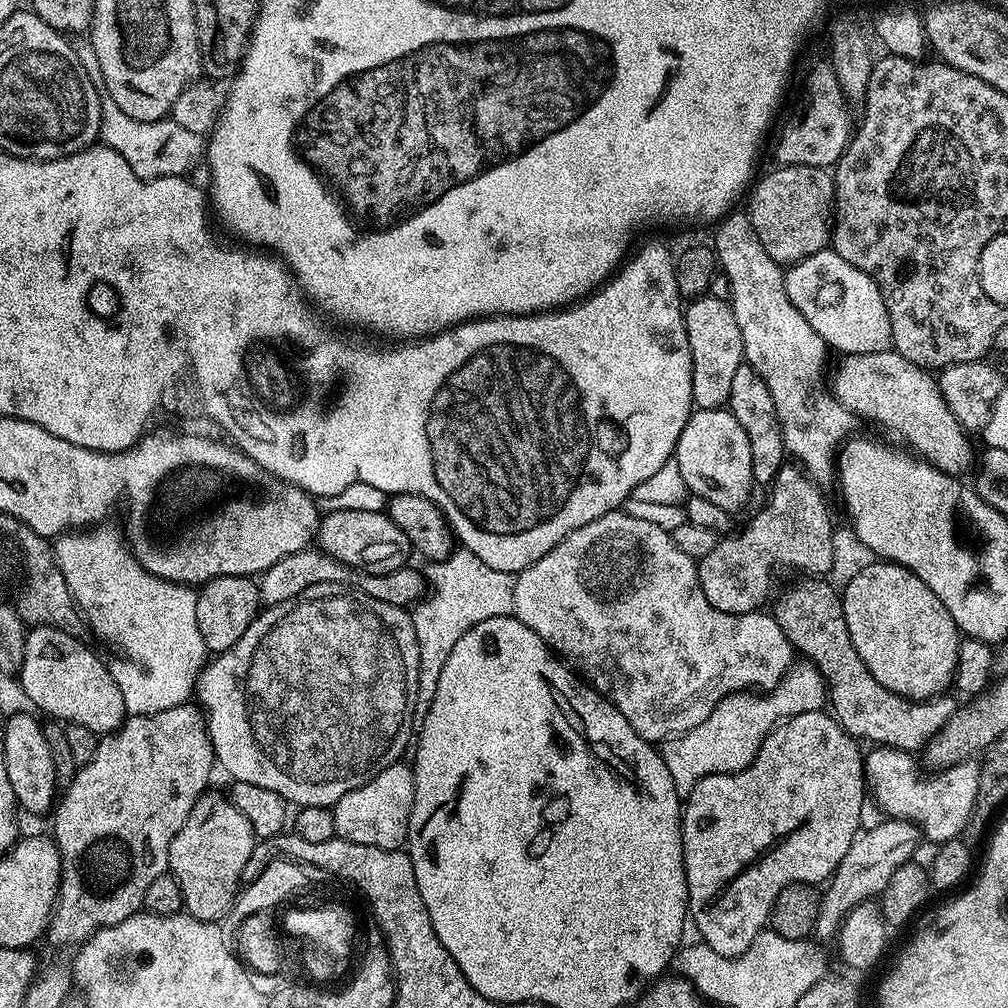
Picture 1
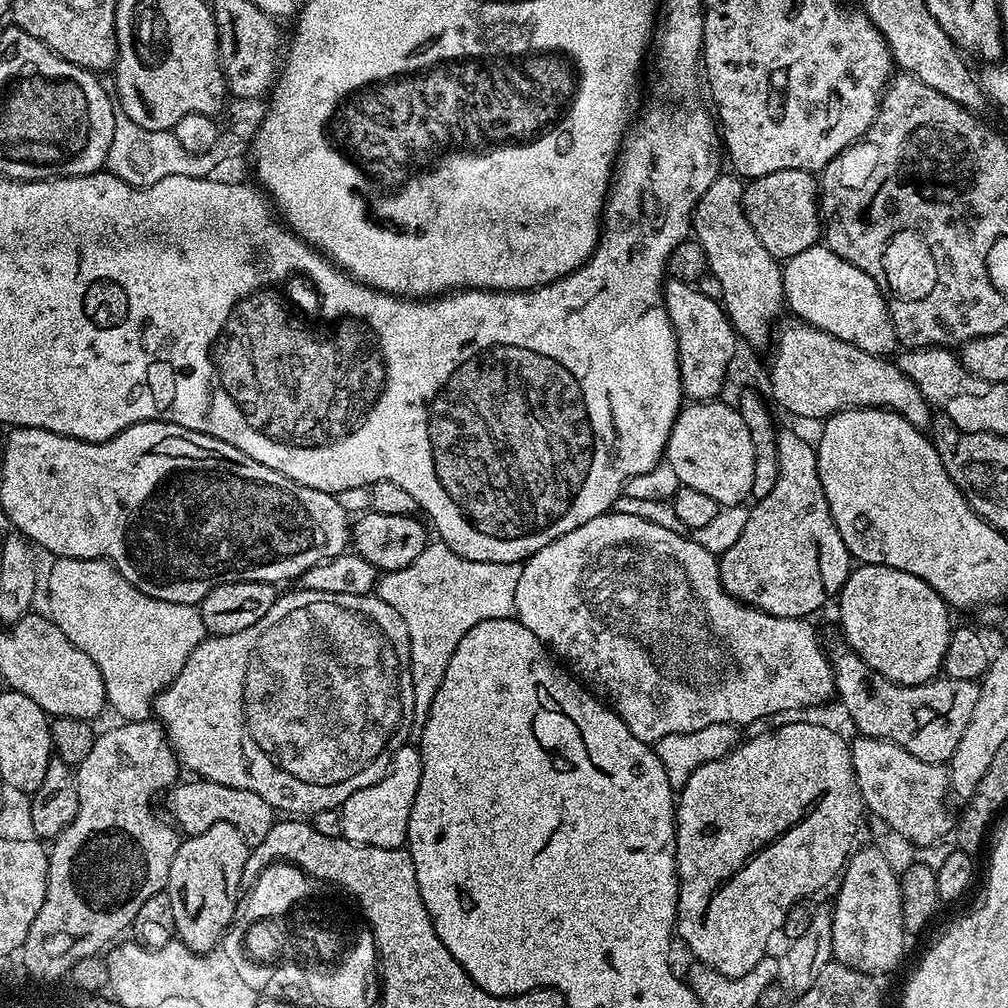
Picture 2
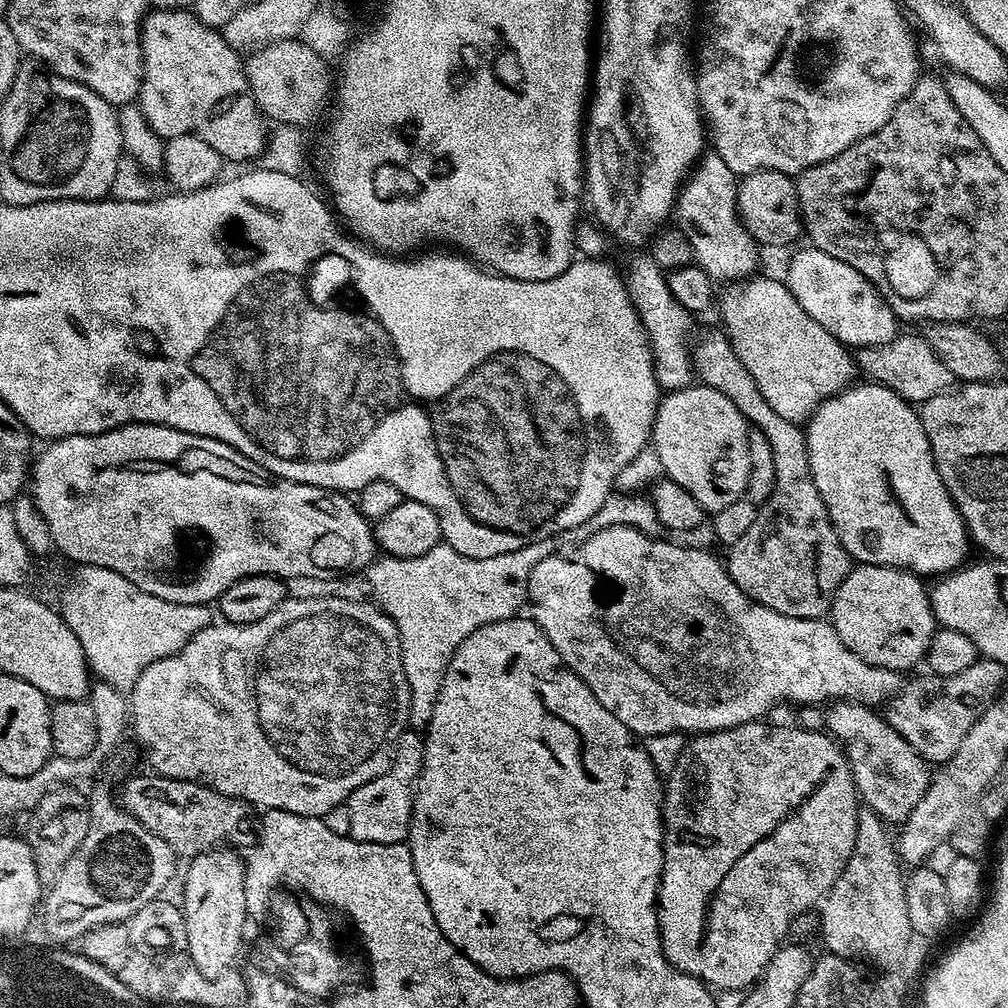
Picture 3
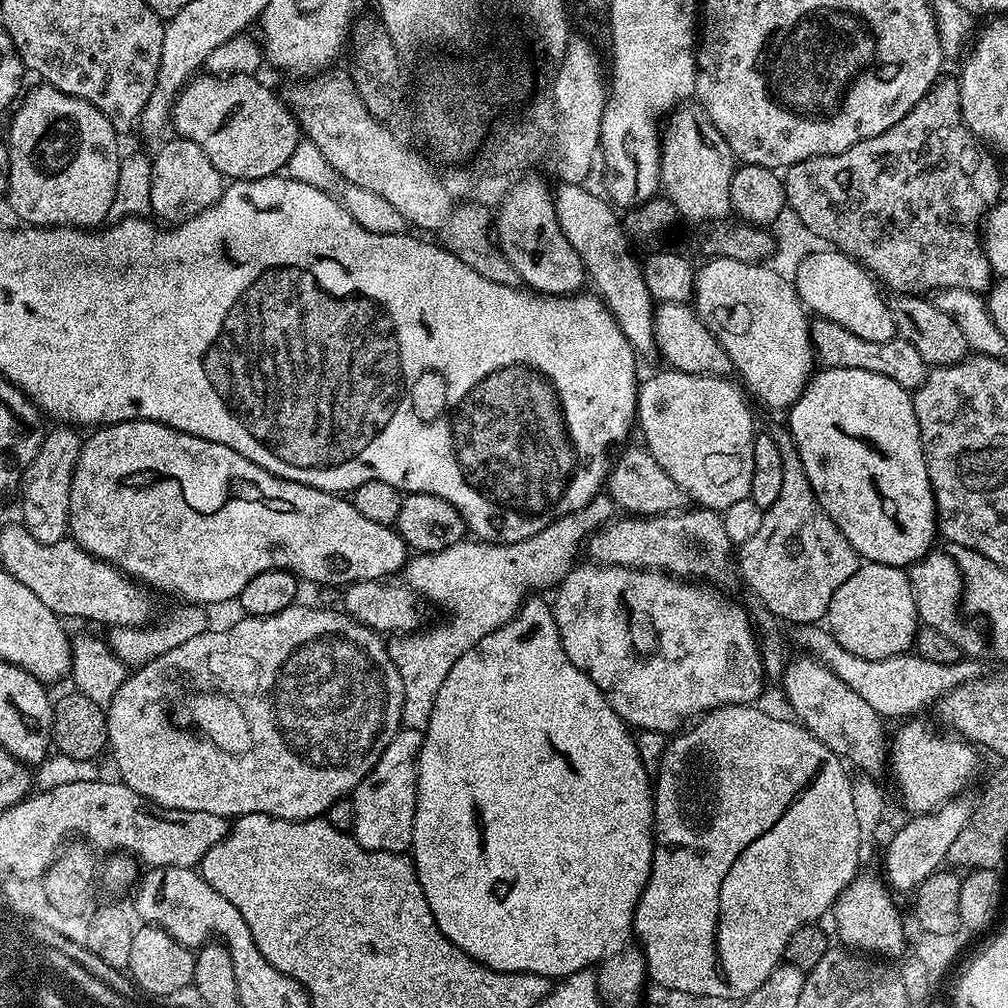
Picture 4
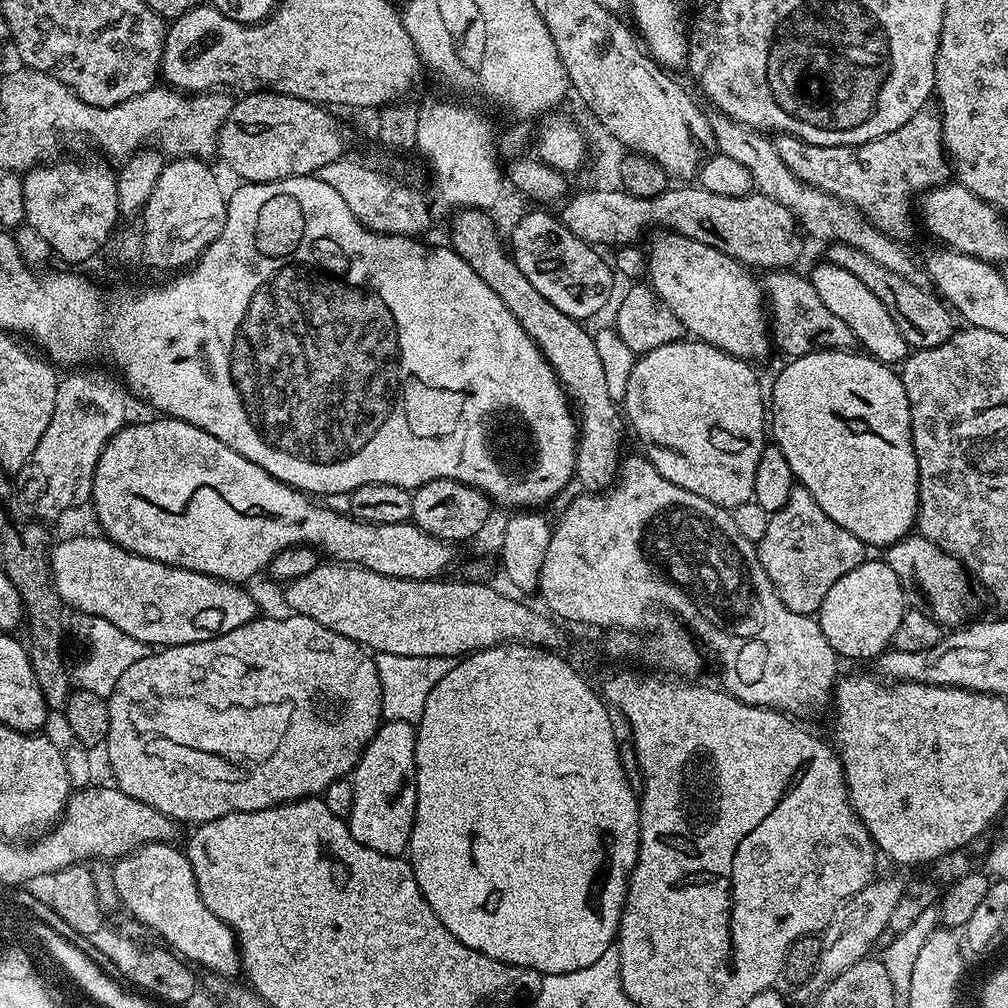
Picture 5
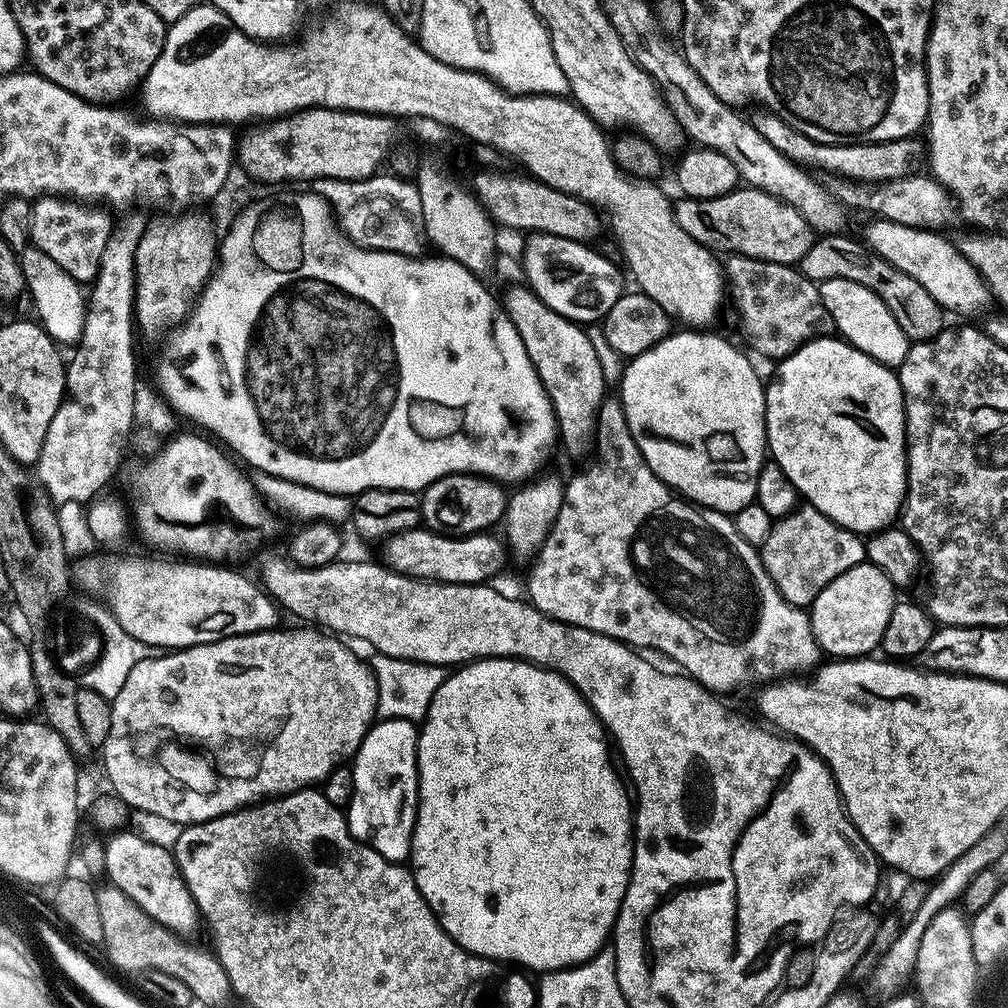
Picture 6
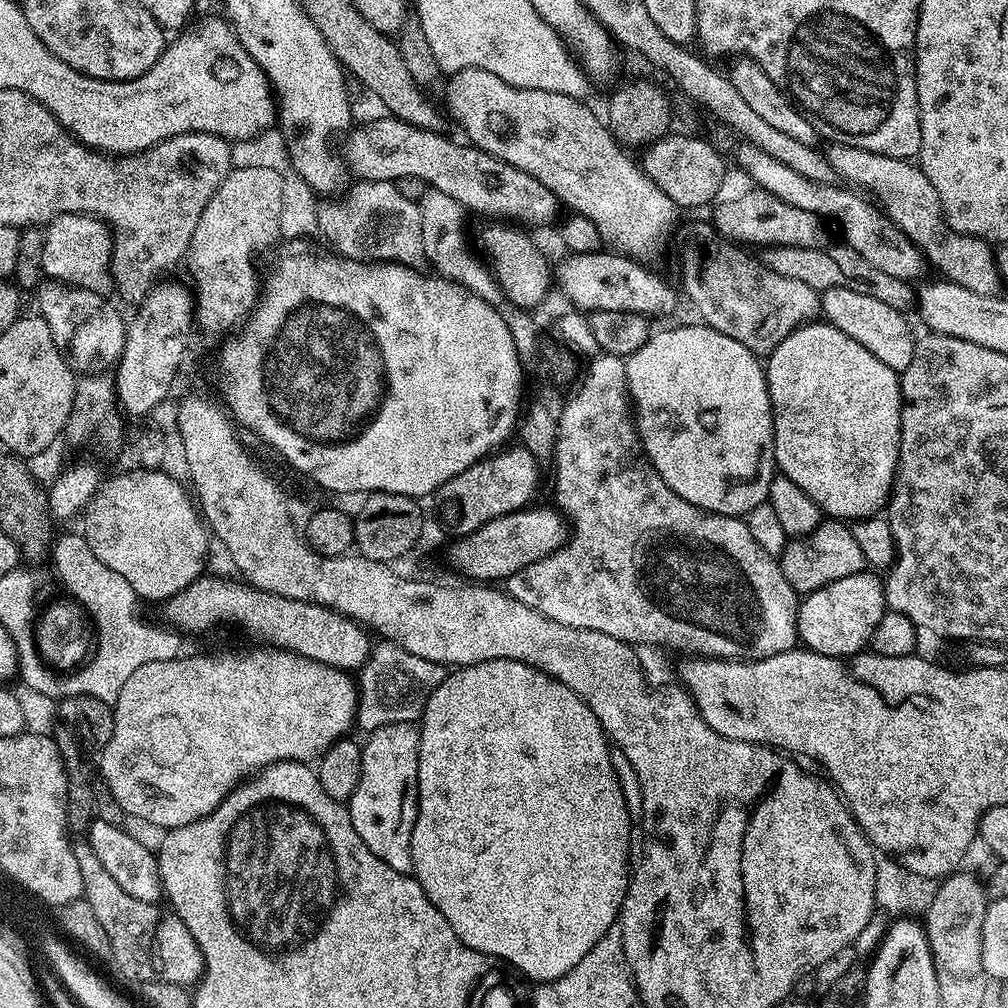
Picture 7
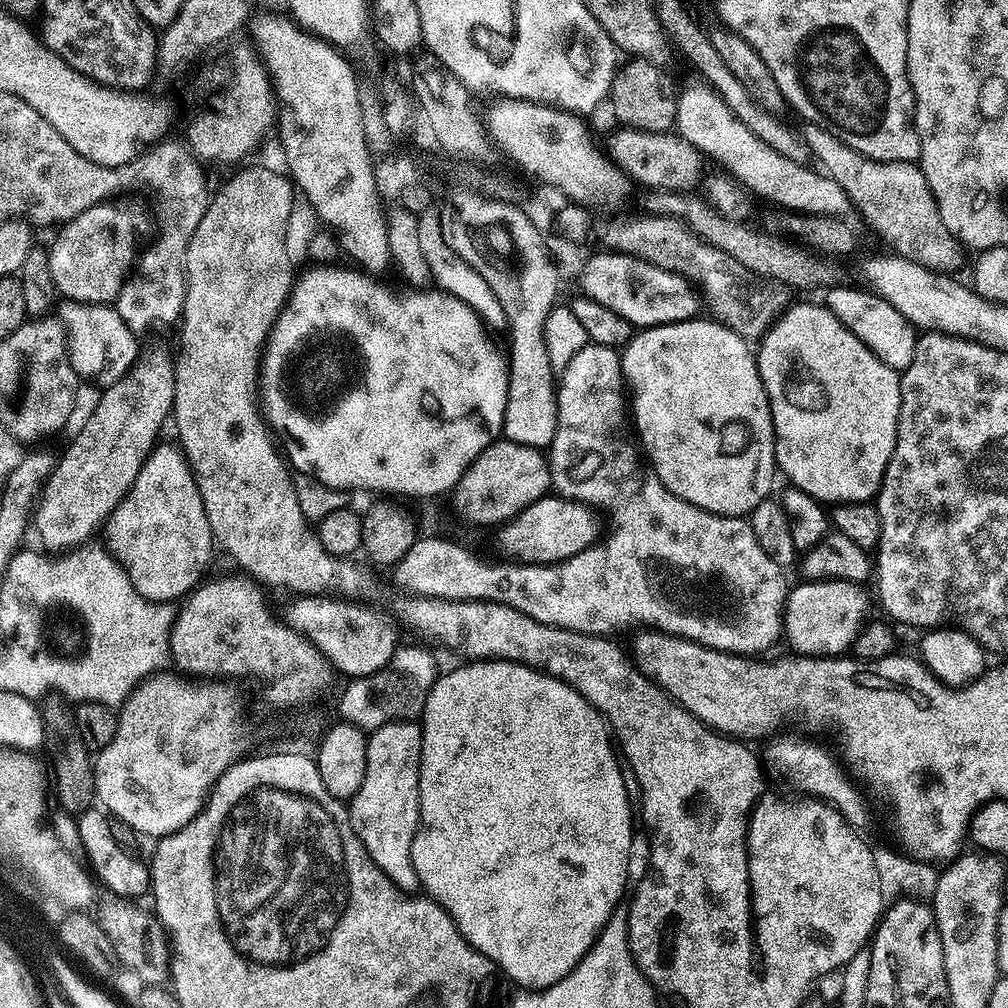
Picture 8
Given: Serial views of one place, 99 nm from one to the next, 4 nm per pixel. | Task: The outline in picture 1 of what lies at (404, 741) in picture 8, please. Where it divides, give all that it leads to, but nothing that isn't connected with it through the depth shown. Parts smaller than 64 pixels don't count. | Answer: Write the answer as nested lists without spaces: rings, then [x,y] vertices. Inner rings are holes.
[[[397,762],[386,766],[386,770],[370,778],[370,782],[350,790],[350,794],[342,794],[342,798],[338,798],[338,802],[331,807],[336,836],[362,846],[403,849],[414,806],[415,785],[411,767],[407,763]]]

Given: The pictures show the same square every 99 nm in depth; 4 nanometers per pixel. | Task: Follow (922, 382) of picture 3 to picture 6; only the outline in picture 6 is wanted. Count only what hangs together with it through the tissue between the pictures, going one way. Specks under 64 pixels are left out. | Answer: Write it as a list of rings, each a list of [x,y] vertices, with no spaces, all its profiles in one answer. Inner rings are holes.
[[[729,255],[722,264],[726,281],[726,292],[732,296],[732,304],[736,307],[736,316],[740,319],[740,332],[744,340],[760,356],[769,356],[772,362],[779,362],[798,350],[806,342],[821,336],[830,336],[836,332],[834,322],[826,310],[820,297],[817,281],[808,280],[801,274],[799,267],[778,262],[762,261],[758,258]]]

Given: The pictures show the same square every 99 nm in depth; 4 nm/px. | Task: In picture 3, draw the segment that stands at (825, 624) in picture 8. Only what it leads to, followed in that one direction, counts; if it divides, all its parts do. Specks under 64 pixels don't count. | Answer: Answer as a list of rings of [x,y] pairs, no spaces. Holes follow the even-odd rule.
[[[857,563],[855,567],[848,573],[848,577],[841,582],[838,590],[832,599],[832,606],[830,609],[830,623],[836,628],[838,638],[842,638],[842,642],[854,654],[858,654],[858,658],[862,658],[862,662],[866,662],[870,666],[882,666],[886,670],[894,670],[901,674],[907,673],[907,668],[912,668],[916,663],[923,661],[928,655],[928,648],[932,644],[932,639],[937,630],[936,615],[932,609],[932,598],[929,589],[924,588],[925,581],[917,576],[915,572],[907,572],[904,568],[891,568],[890,566],[882,566],[881,564],[862,564]]]

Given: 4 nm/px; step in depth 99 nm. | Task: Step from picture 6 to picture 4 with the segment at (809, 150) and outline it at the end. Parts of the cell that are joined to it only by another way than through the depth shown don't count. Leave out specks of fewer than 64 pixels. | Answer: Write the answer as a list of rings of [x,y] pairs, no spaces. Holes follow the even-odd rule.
[[[941,78],[912,107],[910,114],[906,114],[906,118],[902,118],[897,124],[890,126],[890,130],[886,130],[881,136],[866,138],[862,142],[850,146],[850,150],[839,152],[833,156],[815,156],[790,165],[782,176],[784,199],[787,207],[794,211],[821,242],[831,246],[835,251],[844,252],[852,259],[857,260],[863,268],[867,268],[872,273],[873,277],[878,278],[879,283],[885,289],[893,288],[891,290],[893,293],[932,294],[938,288],[961,288],[984,294],[991,289],[994,283],[994,273],[984,253],[982,225],[988,211],[995,204],[1001,203],[1002,196],[1000,196],[1000,170],[993,158],[983,150],[986,151],[982,147],[981,141],[977,140],[976,135],[964,125],[959,83],[955,79]]]

